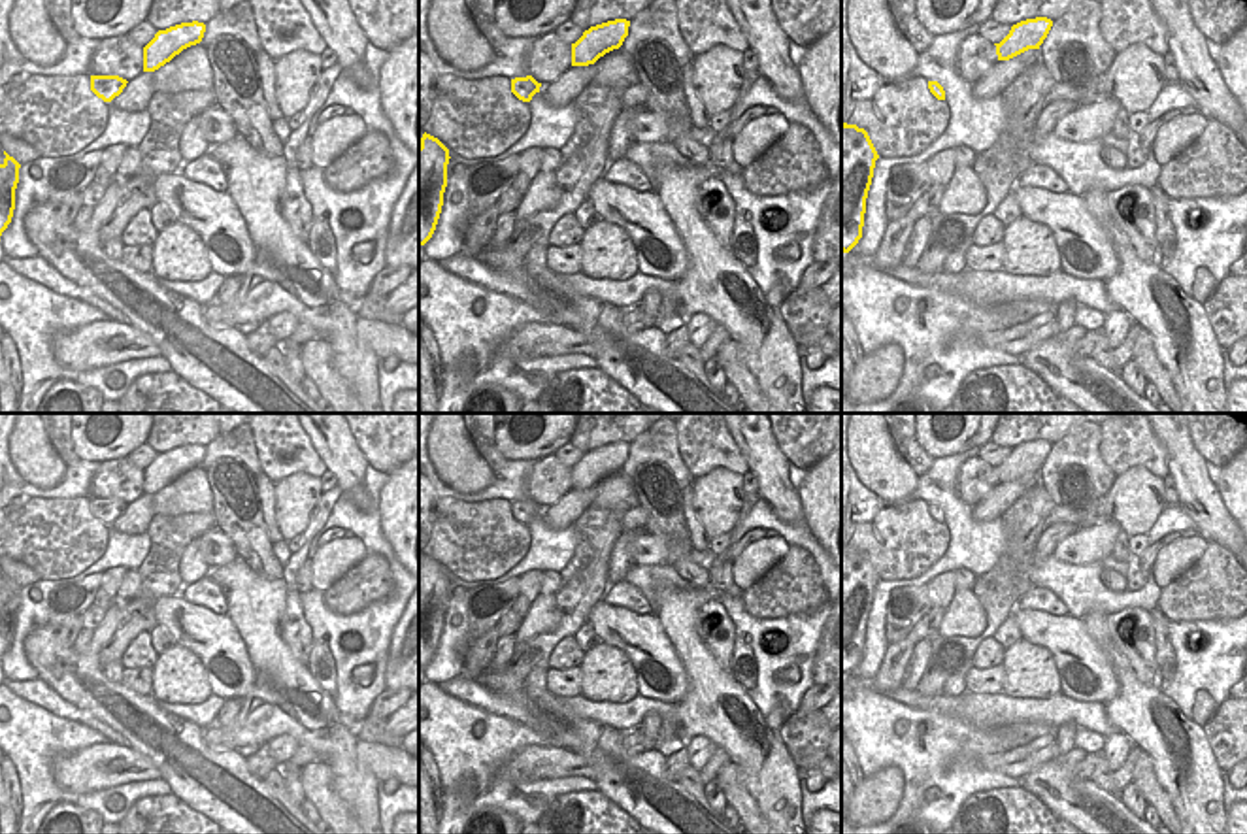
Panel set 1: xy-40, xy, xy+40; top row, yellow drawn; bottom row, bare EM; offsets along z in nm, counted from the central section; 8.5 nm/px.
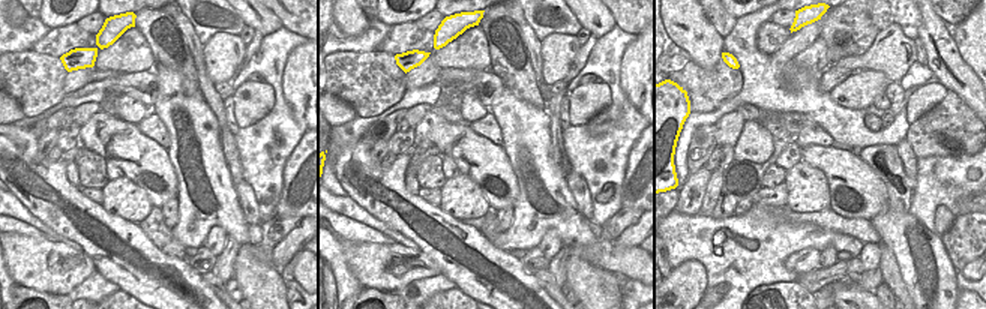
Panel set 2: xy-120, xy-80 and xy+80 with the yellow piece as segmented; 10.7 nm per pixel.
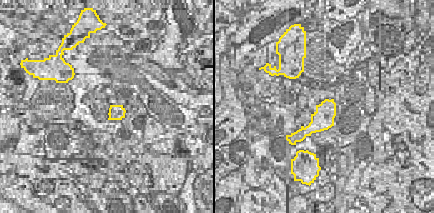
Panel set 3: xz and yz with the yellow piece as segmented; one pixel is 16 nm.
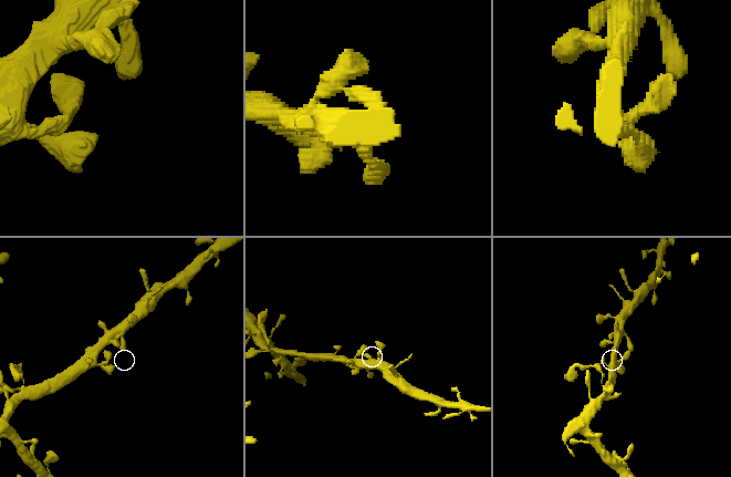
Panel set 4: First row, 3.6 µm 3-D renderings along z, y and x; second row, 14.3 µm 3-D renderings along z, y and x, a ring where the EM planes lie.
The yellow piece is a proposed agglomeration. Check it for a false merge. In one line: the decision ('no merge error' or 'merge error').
no merge error

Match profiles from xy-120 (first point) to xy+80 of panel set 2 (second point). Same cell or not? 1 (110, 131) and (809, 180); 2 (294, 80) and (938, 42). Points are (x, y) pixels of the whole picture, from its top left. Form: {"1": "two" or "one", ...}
{"1": "two", "2": "two"}

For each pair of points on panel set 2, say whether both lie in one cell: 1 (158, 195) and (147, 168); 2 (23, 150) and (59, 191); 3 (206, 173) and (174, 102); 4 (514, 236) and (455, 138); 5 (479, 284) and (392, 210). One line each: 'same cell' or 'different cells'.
1: same cell
2: same cell
3: same cell
4: different cells
5: same cell

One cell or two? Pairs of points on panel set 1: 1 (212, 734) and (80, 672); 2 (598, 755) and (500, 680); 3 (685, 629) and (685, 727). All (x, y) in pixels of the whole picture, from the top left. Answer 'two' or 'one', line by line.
1: two
2: one
3: one

